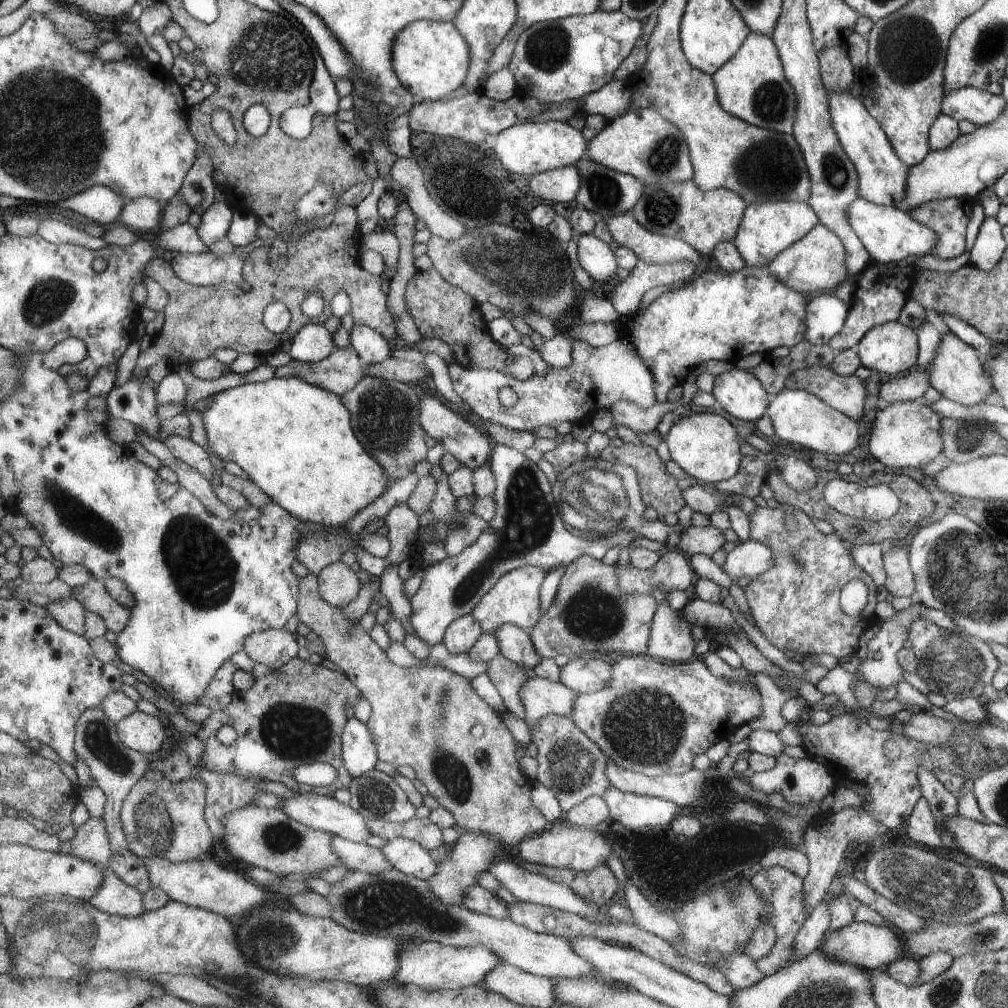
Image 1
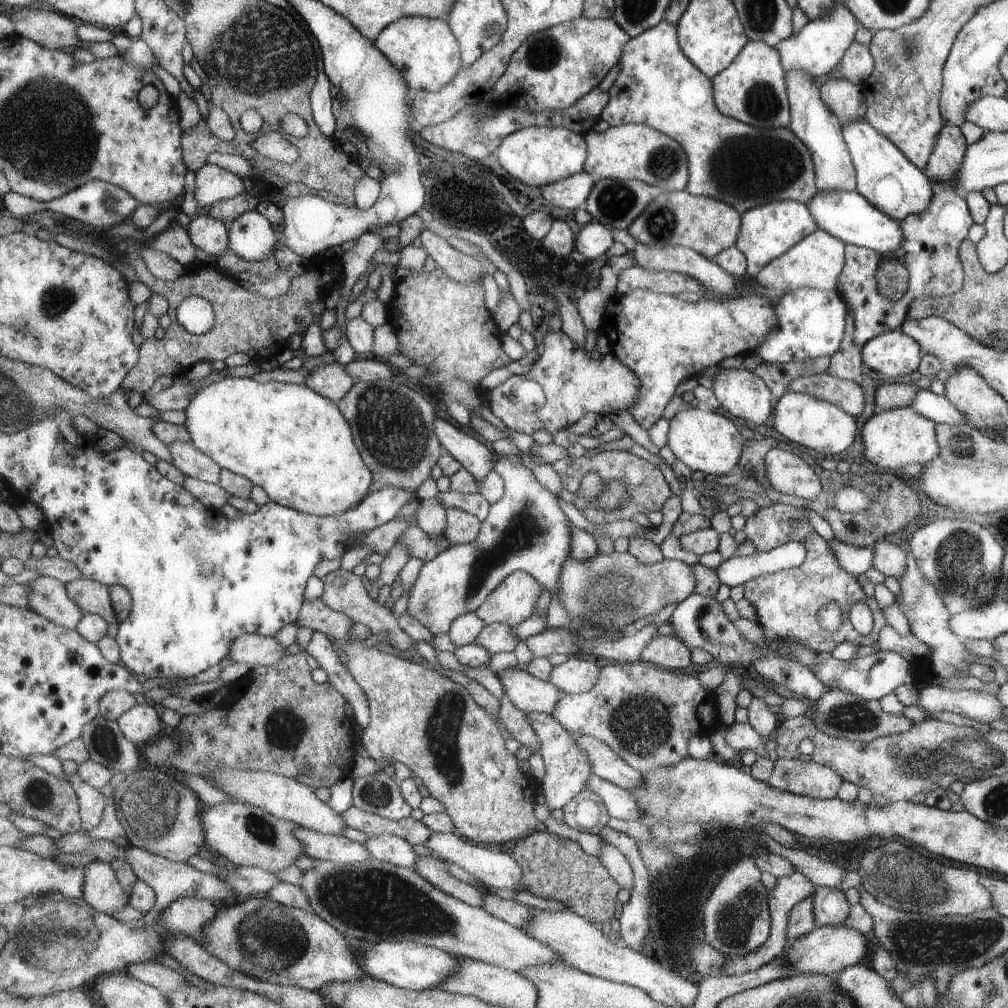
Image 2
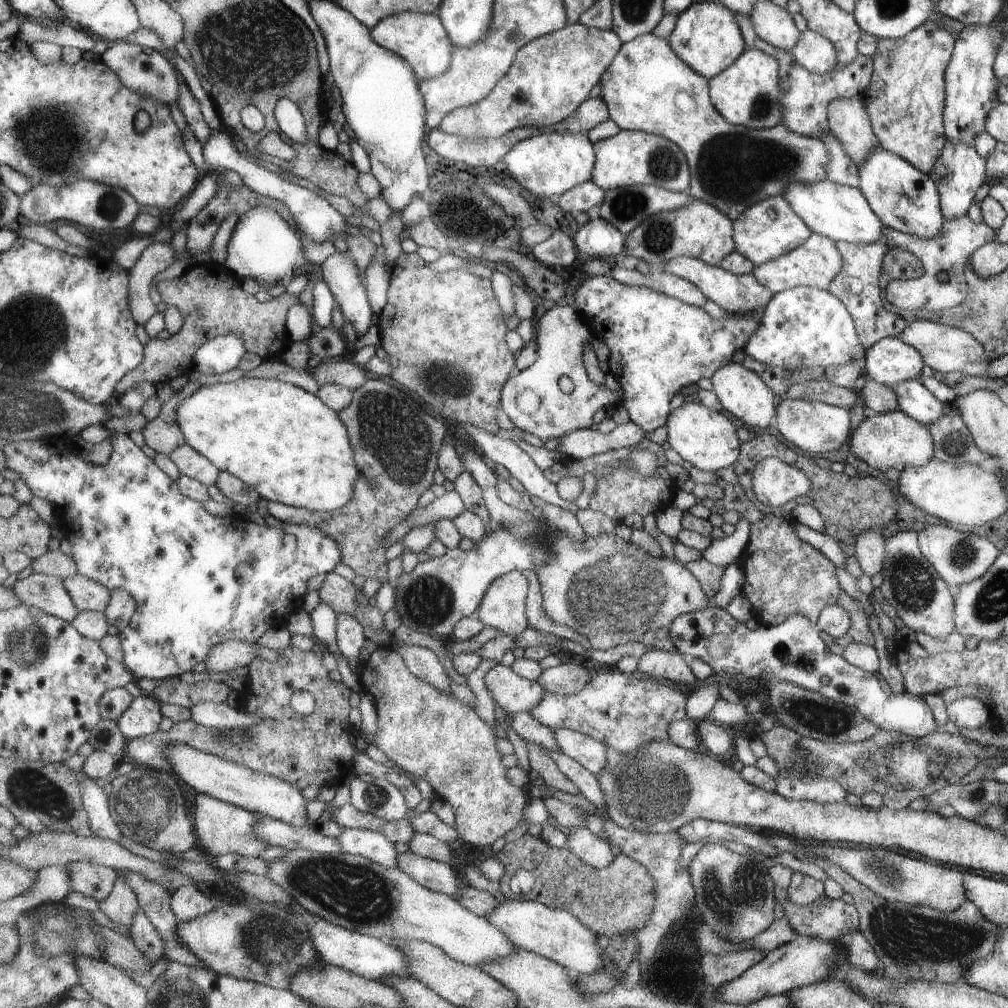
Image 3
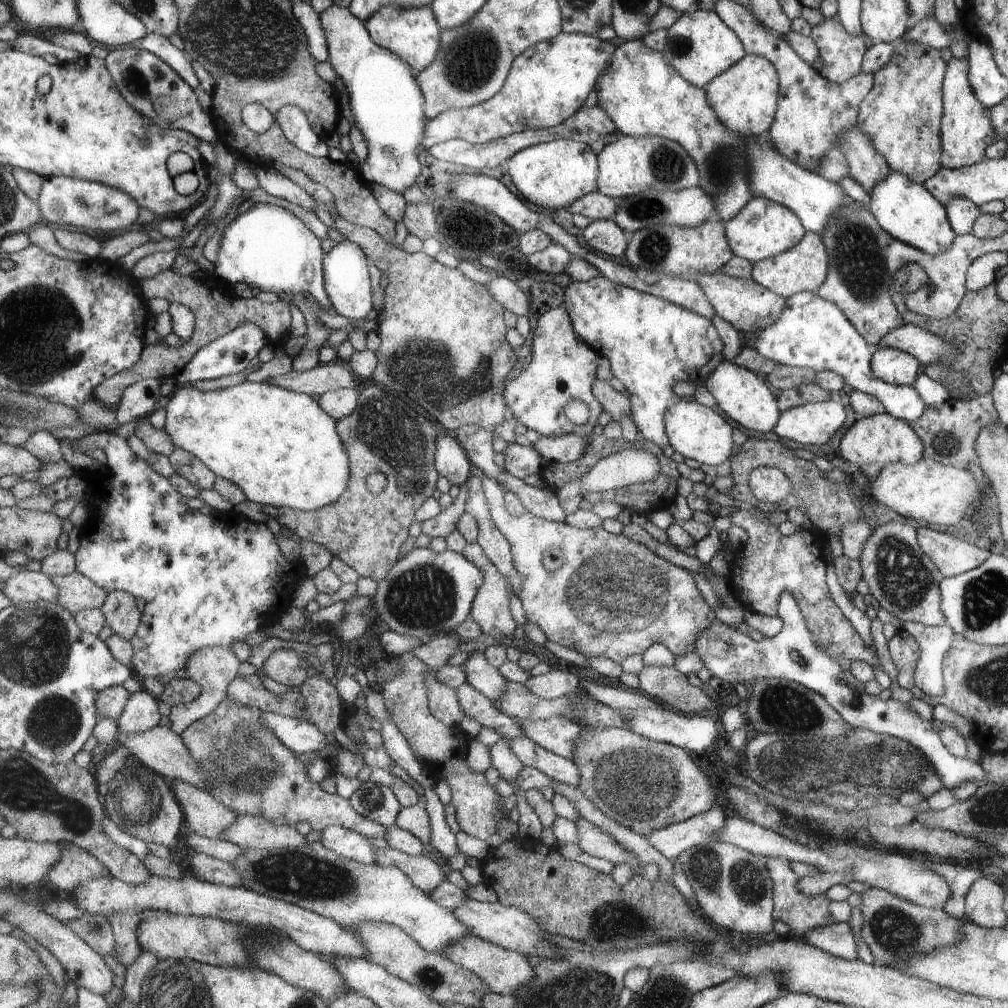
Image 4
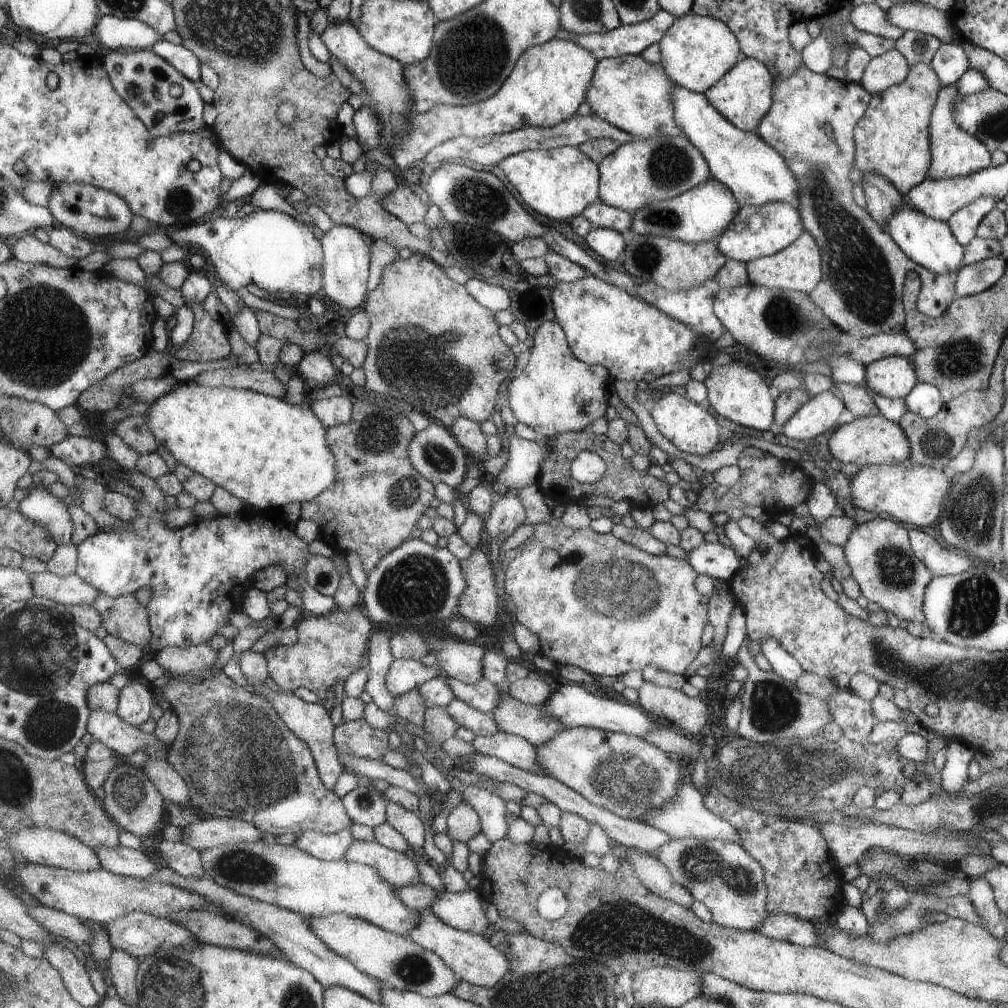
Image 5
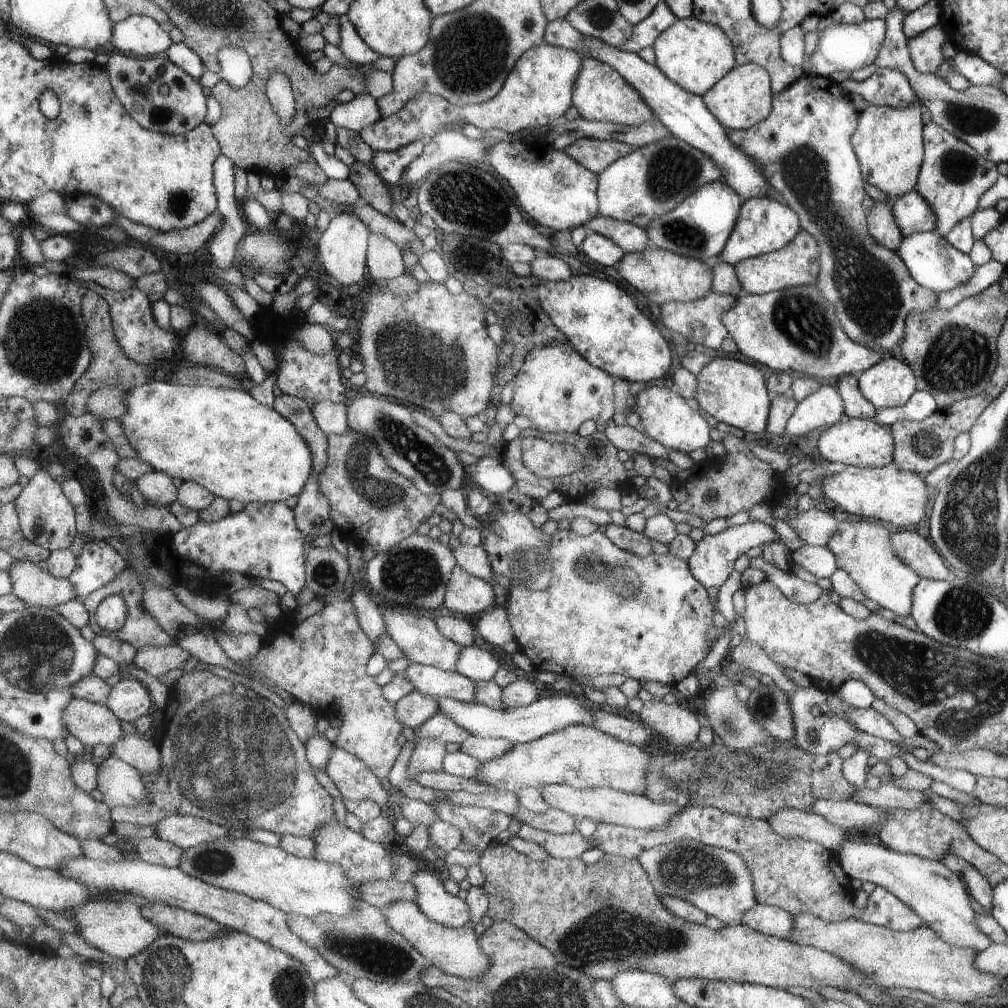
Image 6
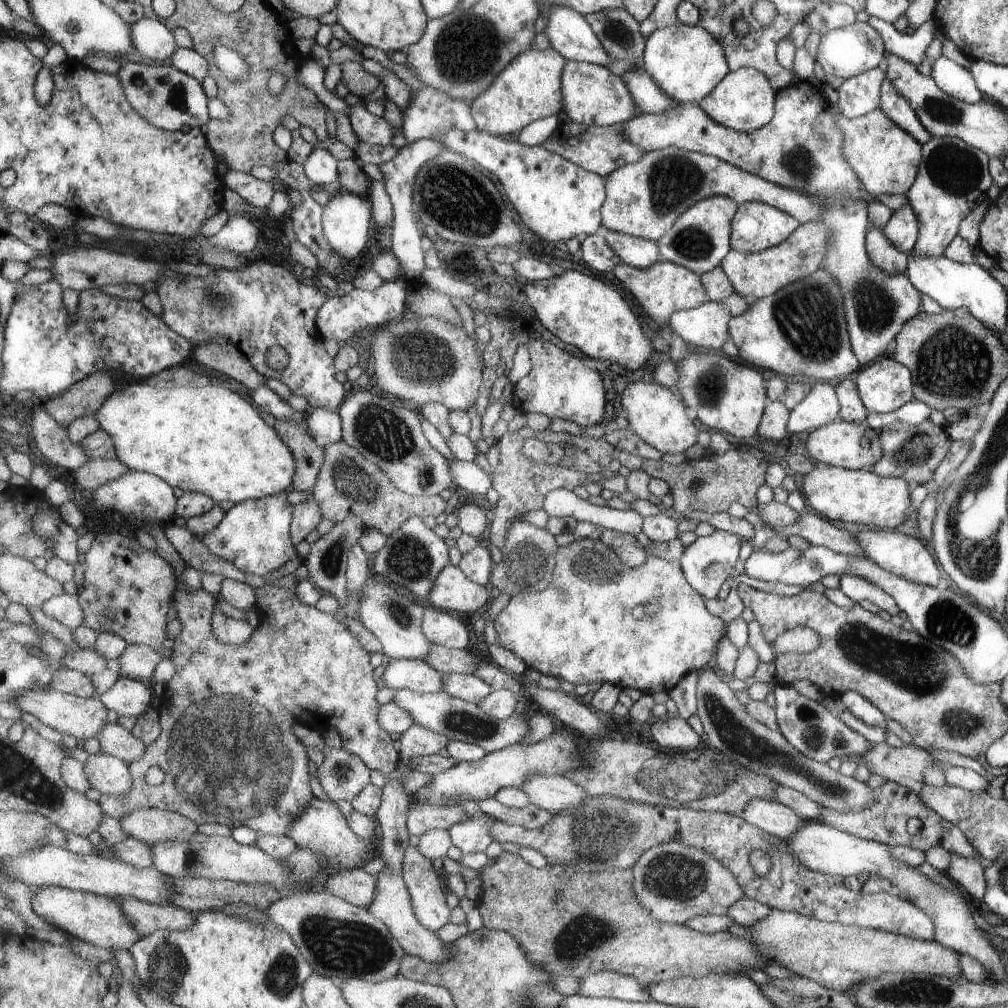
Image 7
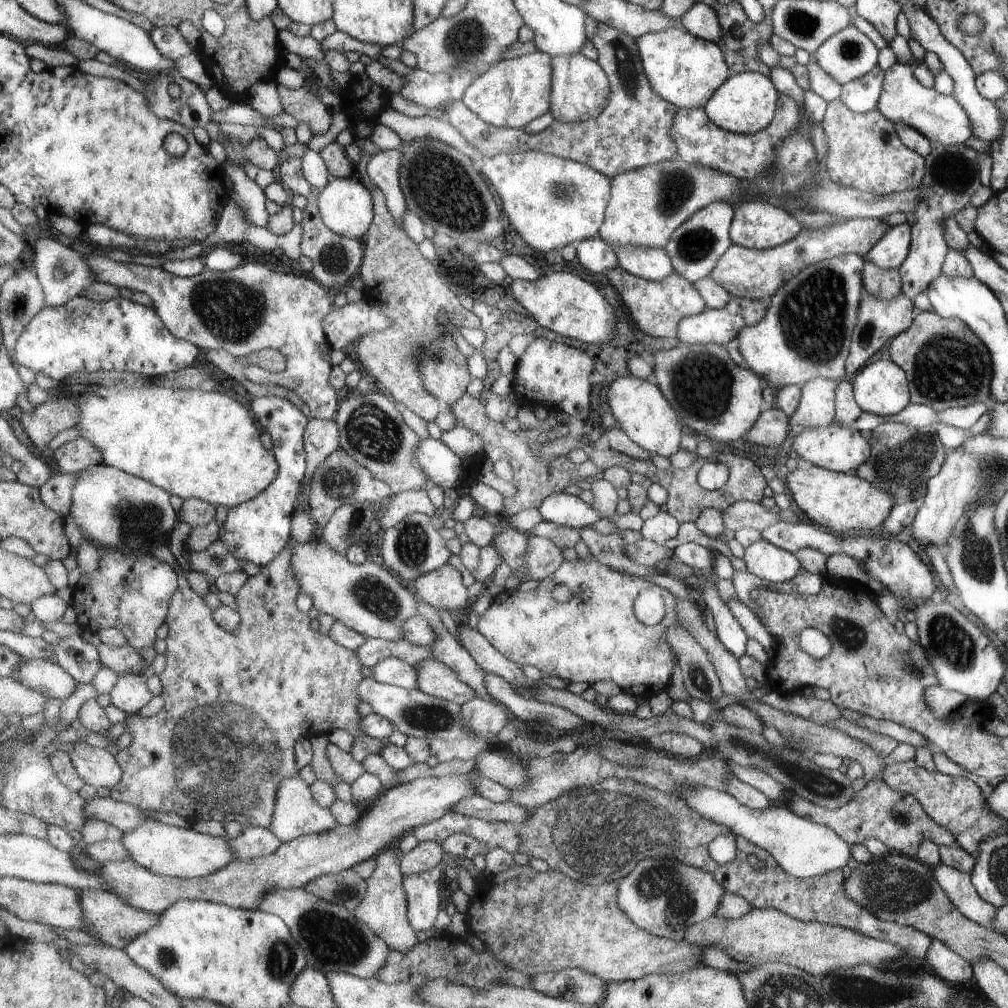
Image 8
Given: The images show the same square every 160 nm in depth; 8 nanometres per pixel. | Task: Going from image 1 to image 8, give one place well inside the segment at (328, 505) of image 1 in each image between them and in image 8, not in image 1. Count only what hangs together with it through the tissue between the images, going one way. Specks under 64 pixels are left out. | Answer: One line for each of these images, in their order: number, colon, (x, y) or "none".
2: (294, 443)
3: (290, 446)
4: (280, 446)
5: (269, 452)
6: (222, 438)
7: (208, 439)
8: (195, 444)

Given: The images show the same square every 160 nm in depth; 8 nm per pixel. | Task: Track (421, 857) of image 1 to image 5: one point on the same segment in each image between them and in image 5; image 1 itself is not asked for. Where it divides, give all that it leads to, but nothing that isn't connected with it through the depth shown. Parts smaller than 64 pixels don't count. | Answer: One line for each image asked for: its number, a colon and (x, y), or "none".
2: (390, 849)
3: (372, 845)
4: (345, 842)
5: (333, 847)

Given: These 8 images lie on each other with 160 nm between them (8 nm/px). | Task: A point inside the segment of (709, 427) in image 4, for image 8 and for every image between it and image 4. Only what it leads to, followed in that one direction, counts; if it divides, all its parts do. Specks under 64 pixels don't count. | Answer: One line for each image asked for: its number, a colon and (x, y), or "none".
5: (688, 427)
6: (663, 415)
7: (655, 413)
8: (641, 411)

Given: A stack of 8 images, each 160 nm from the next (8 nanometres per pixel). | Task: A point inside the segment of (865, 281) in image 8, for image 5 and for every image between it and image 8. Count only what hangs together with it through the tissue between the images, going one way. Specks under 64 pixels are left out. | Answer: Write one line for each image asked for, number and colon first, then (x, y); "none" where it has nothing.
5: (882, 199)
6: (882, 228)
7: (890, 259)

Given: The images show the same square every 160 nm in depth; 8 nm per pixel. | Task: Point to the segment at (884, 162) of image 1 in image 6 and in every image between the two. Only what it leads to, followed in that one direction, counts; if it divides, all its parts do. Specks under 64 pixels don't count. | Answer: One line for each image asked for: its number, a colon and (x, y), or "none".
2: (885, 176)
3: (903, 198)
4: (903, 208)
5: (930, 243)
6: (930, 260)

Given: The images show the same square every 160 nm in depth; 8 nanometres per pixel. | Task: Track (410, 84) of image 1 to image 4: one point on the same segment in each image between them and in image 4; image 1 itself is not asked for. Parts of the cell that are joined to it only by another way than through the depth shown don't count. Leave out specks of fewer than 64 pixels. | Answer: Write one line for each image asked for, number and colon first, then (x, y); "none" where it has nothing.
2: (426, 50)
3: (422, 39)
4: (414, 34)

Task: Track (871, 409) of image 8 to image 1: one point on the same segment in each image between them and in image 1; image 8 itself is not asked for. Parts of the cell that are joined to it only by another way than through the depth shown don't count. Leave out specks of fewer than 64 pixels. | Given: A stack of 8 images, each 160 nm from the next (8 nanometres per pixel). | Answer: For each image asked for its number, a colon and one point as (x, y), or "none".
1: (890, 348)
2: (892, 354)
3: (890, 360)
4: (891, 366)
5: (892, 376)
6: (888, 383)
7: (884, 386)

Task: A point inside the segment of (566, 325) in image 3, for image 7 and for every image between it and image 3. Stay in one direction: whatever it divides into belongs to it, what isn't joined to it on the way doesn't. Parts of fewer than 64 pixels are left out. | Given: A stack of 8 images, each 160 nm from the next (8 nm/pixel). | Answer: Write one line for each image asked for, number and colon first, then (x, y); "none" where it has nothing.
4: (562, 369)
5: (557, 392)
6: (558, 389)
7: (560, 386)

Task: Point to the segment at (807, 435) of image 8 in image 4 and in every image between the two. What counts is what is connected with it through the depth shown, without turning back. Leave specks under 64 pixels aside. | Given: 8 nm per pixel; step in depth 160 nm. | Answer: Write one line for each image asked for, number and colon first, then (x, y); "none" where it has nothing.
4: (881, 438)
5: (873, 440)
6: (859, 442)
7: (838, 444)

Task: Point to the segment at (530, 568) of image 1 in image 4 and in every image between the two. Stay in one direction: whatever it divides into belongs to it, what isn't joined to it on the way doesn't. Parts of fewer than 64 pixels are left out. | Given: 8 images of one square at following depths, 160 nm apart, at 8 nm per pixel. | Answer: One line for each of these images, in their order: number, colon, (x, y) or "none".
2: (513, 602)
3: (504, 608)
4: (491, 610)

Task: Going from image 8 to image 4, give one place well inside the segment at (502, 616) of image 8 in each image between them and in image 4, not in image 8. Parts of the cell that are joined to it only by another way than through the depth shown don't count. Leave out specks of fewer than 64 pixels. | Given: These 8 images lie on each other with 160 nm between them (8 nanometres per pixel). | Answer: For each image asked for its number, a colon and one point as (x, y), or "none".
4: (612, 597)
5: (656, 617)
6: (606, 610)
7: (584, 627)

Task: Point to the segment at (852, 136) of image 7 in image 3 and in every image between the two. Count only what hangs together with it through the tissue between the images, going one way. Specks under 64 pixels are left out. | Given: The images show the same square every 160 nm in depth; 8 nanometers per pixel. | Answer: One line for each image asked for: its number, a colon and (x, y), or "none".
3: (904, 100)
4: (901, 114)
5: (891, 139)
6: (888, 142)

